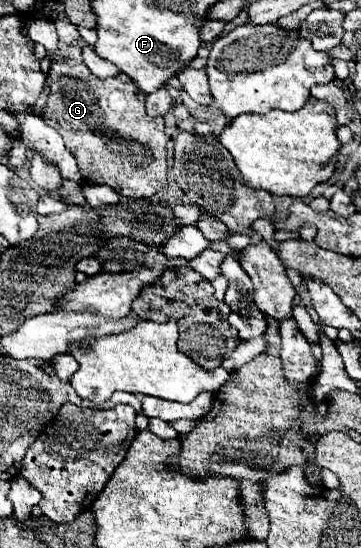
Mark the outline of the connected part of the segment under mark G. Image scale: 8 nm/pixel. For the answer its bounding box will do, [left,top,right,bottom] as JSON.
[43,59,167,199]

